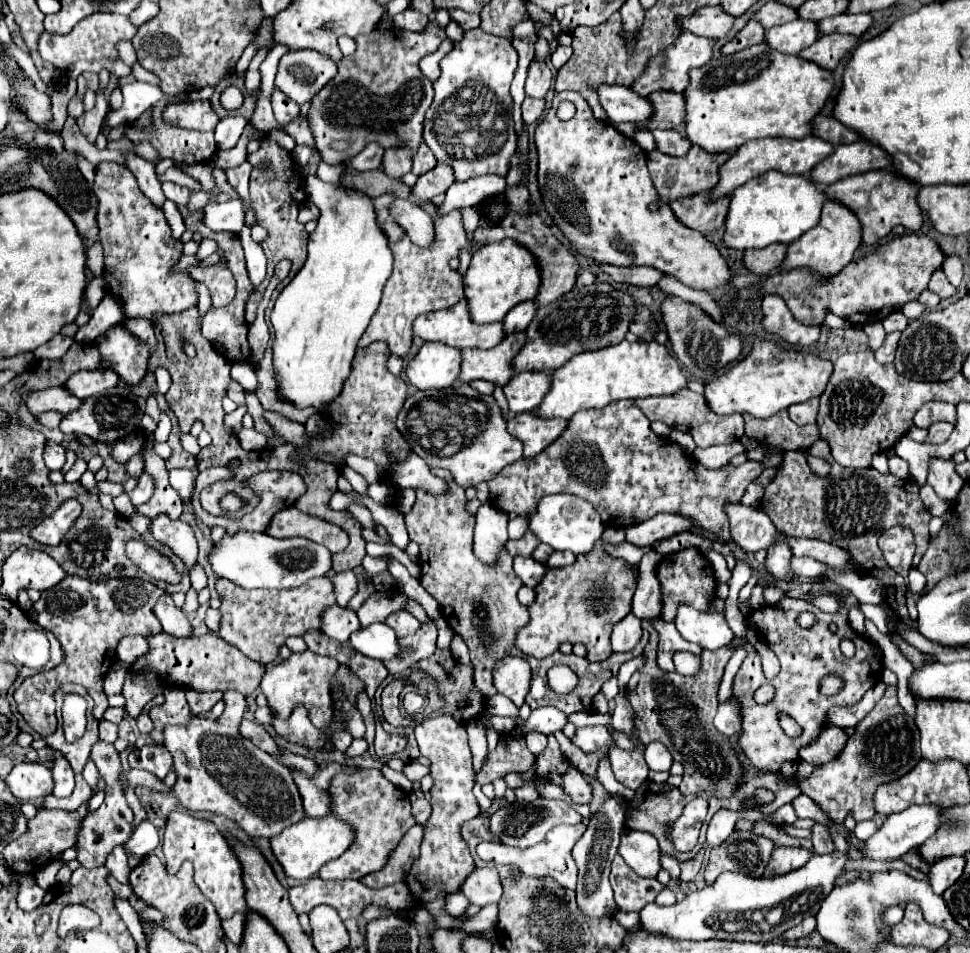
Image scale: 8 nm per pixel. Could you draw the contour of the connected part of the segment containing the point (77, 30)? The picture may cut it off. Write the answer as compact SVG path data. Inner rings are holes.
M94 12L90 16L86 16L84 20L80 20L70 34L66 36L56 36L56 34L48 34L42 32L40 40L38 40L38 54L54 64L56 68L68 68L70 64L74 64L76 60L102 60L102 58L110 58L116 60L118 58L118 42L122 40L132 40L132 36L136 36L138 28L128 20L128 16L124 14L114 14L114 12Z

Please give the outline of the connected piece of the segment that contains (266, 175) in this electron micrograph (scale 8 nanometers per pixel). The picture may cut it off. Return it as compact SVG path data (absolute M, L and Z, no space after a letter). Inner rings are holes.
M265 136L261 140L260 150L256 154L248 154L248 162L254 166L250 174L250 200L256 212L256 222L268 232L266 240L262 242L262 250L268 258L268 276L272 272L270 264L280 262L282 258L292 260L296 274L306 262L306 244L308 244L308 232L304 230L304 224L300 224L296 218L300 204L306 200L304 178L298 172L290 170L292 166L296 166L290 152L274 142L270 144ZM266 152L270 156L266 156ZM264 162L268 164L268 168L258 168Z

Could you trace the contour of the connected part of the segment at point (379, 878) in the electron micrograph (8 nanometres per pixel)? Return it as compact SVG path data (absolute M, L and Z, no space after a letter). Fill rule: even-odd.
M416 824L414 828L410 828L404 834L402 842L392 852L388 864L380 872L374 872L374 874L364 876L362 882L366 886L370 886L370 888L382 888L382 886L388 886L388 884L394 884L394 882L404 880L406 872L410 870L410 864L418 858L422 836L424 836L424 826L422 824Z

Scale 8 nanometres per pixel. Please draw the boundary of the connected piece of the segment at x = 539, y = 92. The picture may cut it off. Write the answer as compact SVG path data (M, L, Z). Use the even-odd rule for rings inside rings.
M532 62L526 78L526 96L544 98L552 86L552 72L546 62Z

